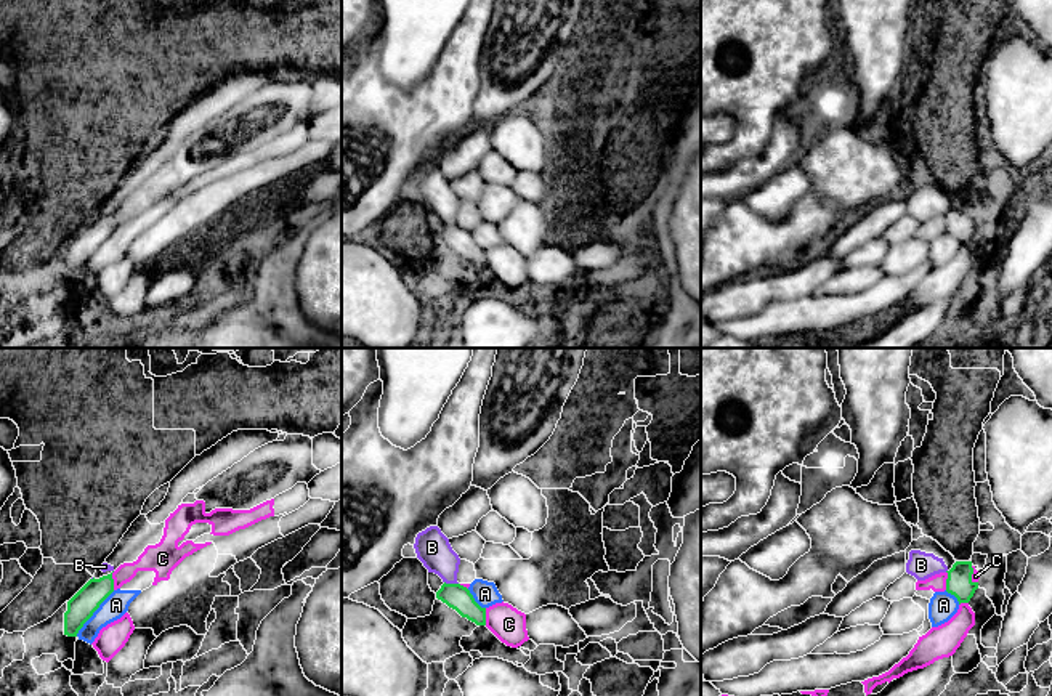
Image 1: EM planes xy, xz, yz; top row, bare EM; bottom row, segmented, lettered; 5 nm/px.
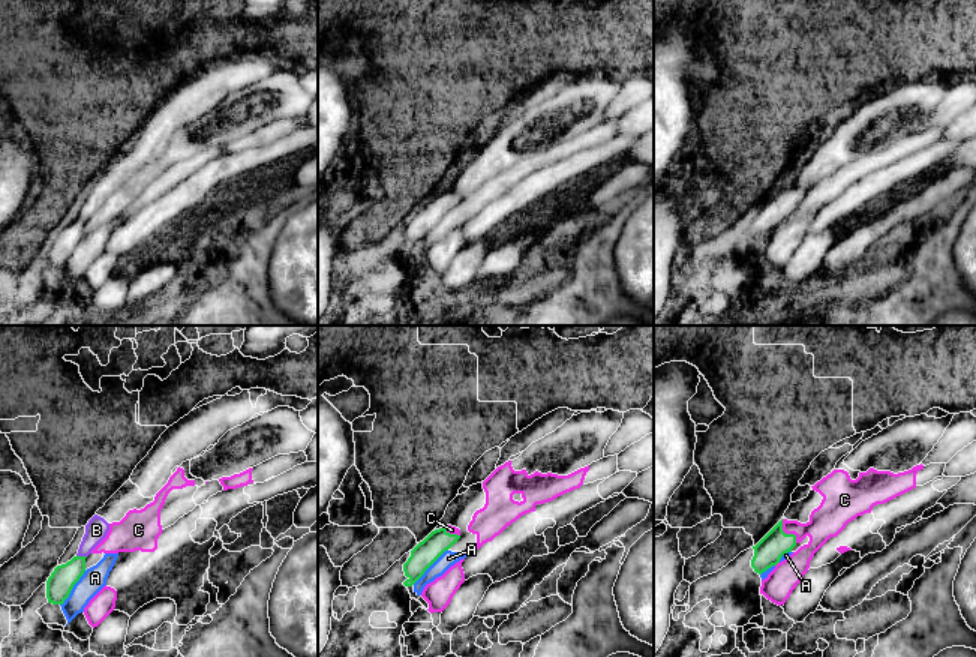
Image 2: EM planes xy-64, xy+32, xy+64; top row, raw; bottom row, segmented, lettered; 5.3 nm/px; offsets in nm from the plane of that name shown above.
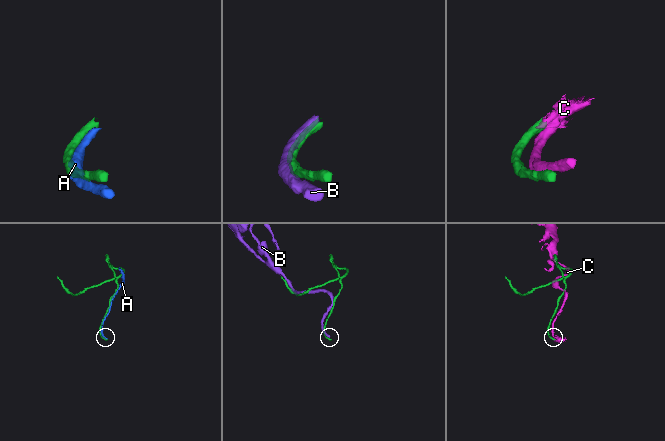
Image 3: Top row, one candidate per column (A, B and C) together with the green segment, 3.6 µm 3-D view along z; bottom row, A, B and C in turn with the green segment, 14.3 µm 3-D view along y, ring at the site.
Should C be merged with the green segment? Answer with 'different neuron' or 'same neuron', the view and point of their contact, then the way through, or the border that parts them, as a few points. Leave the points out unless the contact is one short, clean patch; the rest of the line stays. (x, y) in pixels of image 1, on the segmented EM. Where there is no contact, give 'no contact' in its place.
same neuron | xy (113, 581)

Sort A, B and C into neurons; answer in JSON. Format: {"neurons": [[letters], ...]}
{"neurons": [["A", "B"], ["C"]]}

